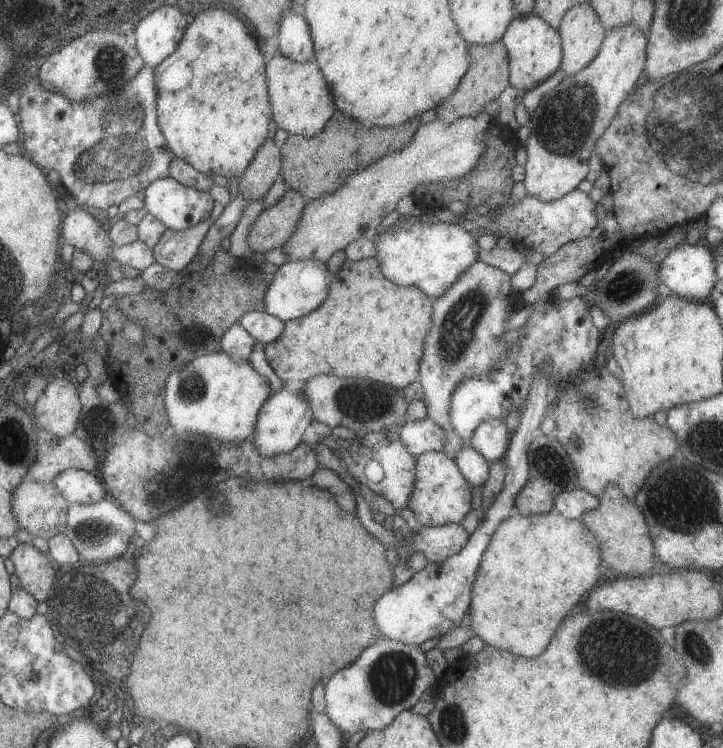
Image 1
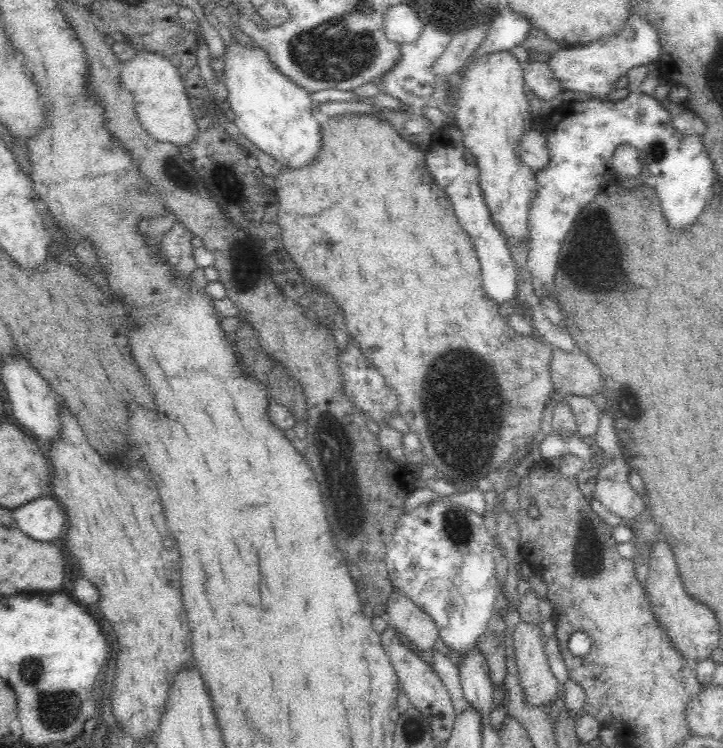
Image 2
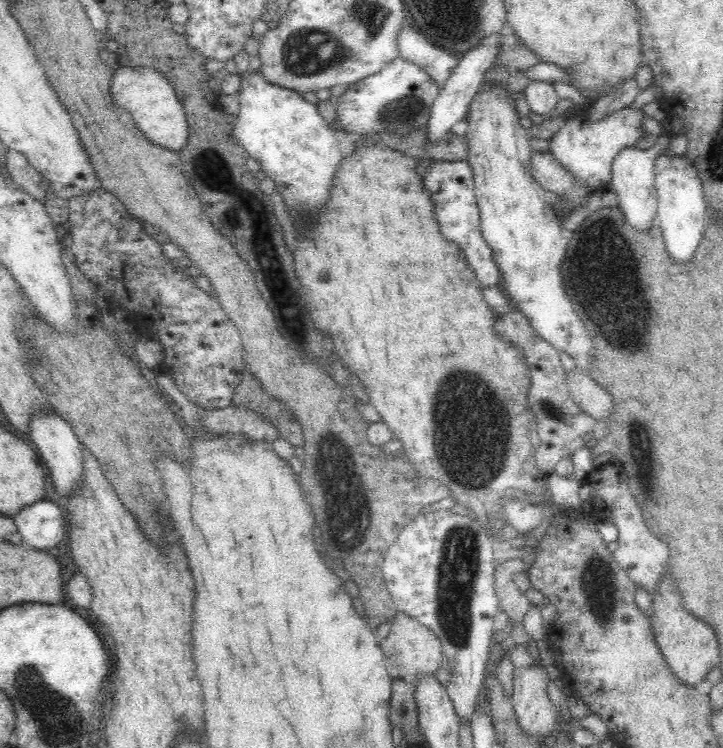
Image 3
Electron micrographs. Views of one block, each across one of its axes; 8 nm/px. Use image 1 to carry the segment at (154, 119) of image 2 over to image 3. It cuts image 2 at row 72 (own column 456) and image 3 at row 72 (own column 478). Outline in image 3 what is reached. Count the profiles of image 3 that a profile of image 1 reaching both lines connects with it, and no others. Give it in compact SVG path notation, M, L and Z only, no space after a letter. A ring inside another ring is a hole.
M118 66L111 81L111 98L132 115L140 132L152 144L170 151L180 151L189 138L189 124L183 105L175 95L174 87L165 74L153 66Z

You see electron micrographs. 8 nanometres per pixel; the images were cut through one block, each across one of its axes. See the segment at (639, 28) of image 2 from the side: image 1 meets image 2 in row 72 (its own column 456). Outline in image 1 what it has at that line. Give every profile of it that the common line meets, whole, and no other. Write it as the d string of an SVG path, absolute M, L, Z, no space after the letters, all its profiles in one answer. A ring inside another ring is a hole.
M545 367L533 378L530 392L531 395L527 398L521 414L520 426L512 435L513 440L510 441L508 452L505 454L507 469L503 489L485 511L485 516L474 533L469 536L468 544L458 554L439 563L430 561L423 570L415 572L408 582L395 586L394 590L384 594L376 602L374 618L382 633L380 639L386 636L398 642L421 645L426 640L439 634L446 634L465 623L464 615L471 606L473 584L484 553L494 533L500 528L501 522L515 513L516 497L530 480L529 460L526 458L528 450L522 450L522 448L538 434L543 419L549 414L555 401L556 391L549 385Z

